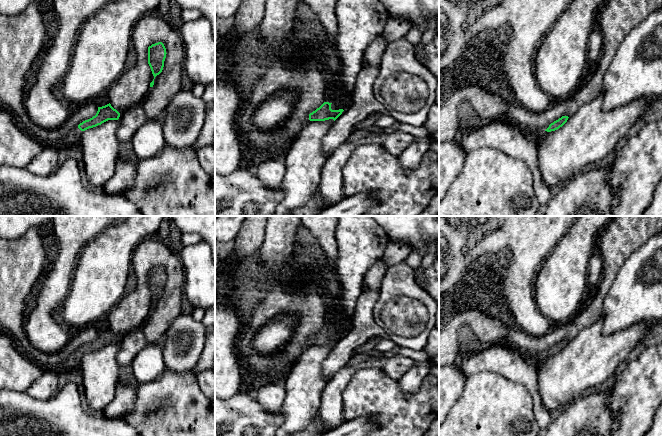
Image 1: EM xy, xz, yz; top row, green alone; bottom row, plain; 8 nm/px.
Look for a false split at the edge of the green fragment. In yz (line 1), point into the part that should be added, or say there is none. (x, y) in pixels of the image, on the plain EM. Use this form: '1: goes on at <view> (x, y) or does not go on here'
1: does not go on here

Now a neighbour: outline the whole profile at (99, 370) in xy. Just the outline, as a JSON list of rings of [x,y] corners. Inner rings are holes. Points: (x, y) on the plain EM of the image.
[[[108,344],[83,355],[77,362],[84,395],[94,411],[102,412],[115,397],[121,367],[116,359],[118,351],[119,344]]]

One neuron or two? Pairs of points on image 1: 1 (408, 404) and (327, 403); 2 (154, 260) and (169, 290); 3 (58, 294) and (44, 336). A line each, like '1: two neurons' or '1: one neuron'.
1: two neurons
2: one neuron
3: one neuron

